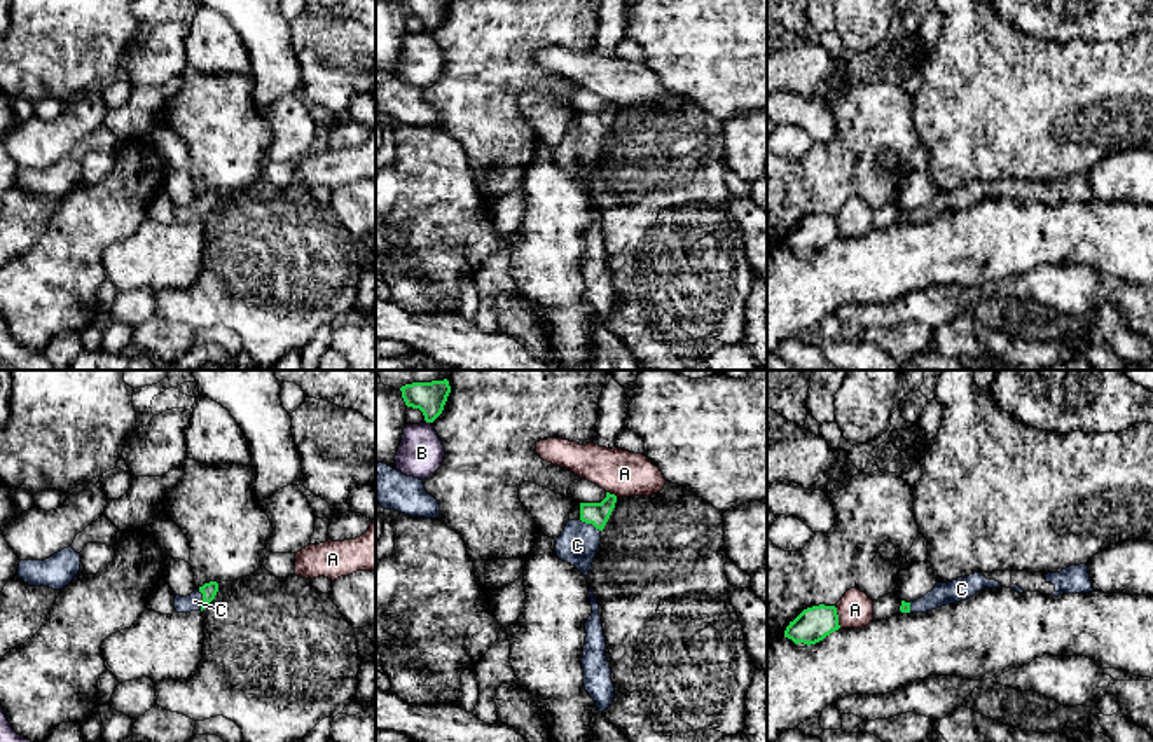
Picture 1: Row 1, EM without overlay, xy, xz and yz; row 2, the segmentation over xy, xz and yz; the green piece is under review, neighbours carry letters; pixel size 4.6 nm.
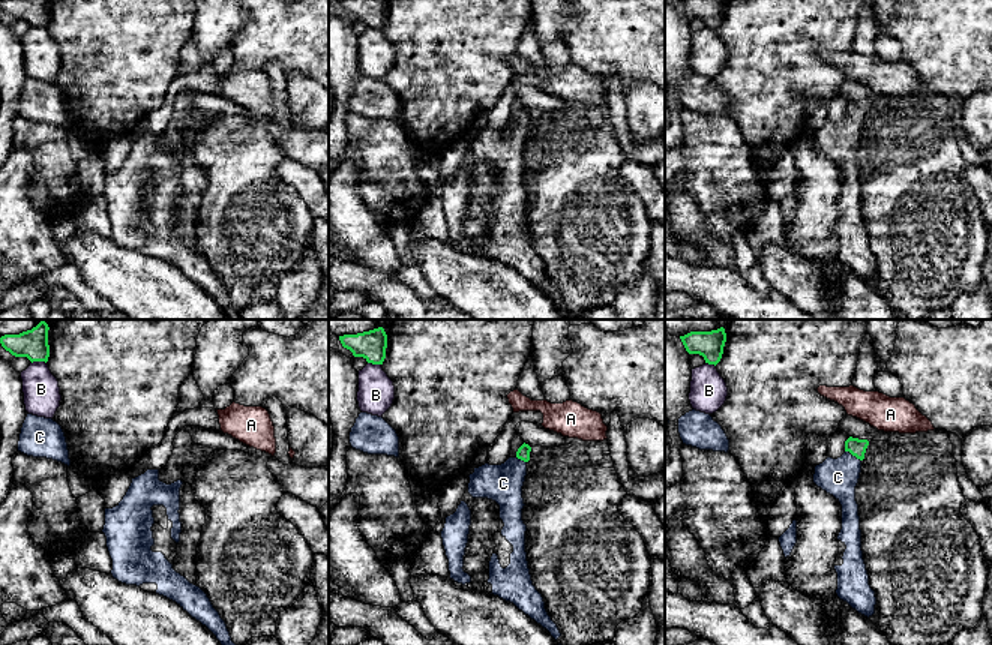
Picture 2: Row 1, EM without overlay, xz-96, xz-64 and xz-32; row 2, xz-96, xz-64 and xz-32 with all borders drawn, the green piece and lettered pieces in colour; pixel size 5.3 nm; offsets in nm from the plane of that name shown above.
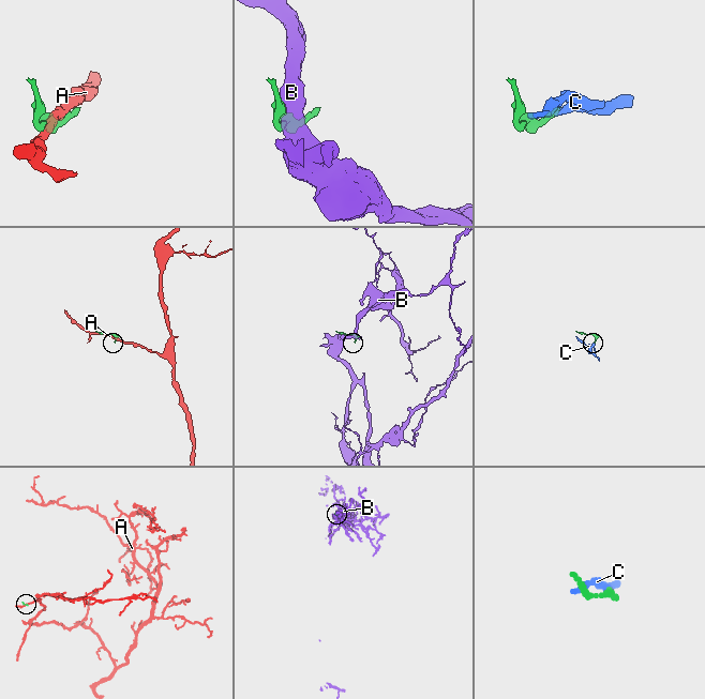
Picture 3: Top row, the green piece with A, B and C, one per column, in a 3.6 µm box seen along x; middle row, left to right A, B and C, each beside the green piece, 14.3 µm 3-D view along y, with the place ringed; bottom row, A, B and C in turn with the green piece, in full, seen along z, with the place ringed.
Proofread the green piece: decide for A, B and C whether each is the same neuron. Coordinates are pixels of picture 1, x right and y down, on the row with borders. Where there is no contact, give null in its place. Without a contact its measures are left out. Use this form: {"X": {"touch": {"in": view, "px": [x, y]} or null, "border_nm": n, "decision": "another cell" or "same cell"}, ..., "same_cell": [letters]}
{"A": {"touch": {"in": "yz", "px": [837, 617]}, "border_nm": 110, "decision": "another cell"}, "B": {"touch": {"in": "xz", "px": [428, 421]}, "border_nm": 40, "decision": "another cell"}, "C": {"touch": {"in": "xy", "px": [203, 599]}, "border_nm": 110, "decision": "same cell"}, "same_cell": ["C"]}

